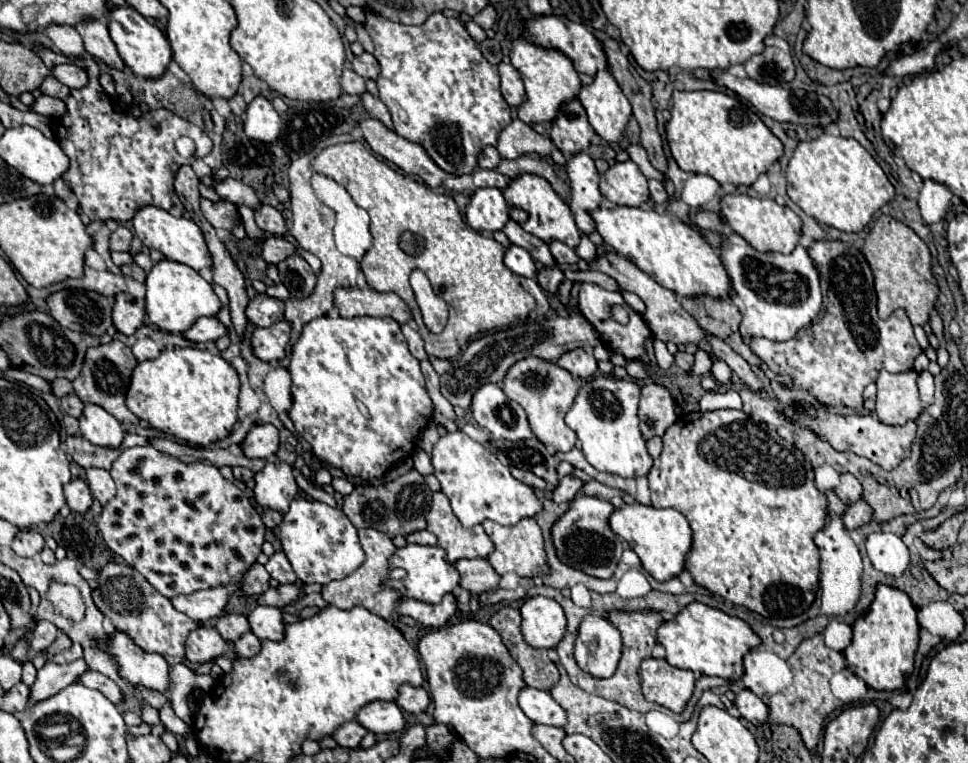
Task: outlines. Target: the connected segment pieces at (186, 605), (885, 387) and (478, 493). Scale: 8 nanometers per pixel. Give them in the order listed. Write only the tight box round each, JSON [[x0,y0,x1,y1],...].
[[171,585,237,621],[877,369,923,425],[431,431,541,527]]

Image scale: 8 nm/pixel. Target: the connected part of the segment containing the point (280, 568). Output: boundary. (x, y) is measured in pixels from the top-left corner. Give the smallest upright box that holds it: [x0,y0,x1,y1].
[265,551,297,583]

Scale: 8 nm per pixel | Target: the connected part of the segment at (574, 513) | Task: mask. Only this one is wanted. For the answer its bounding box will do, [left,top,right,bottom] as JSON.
[551,493,623,579]

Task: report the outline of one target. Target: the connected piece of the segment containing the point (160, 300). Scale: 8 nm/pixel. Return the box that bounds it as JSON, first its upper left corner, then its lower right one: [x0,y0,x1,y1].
[147,259,221,333]

